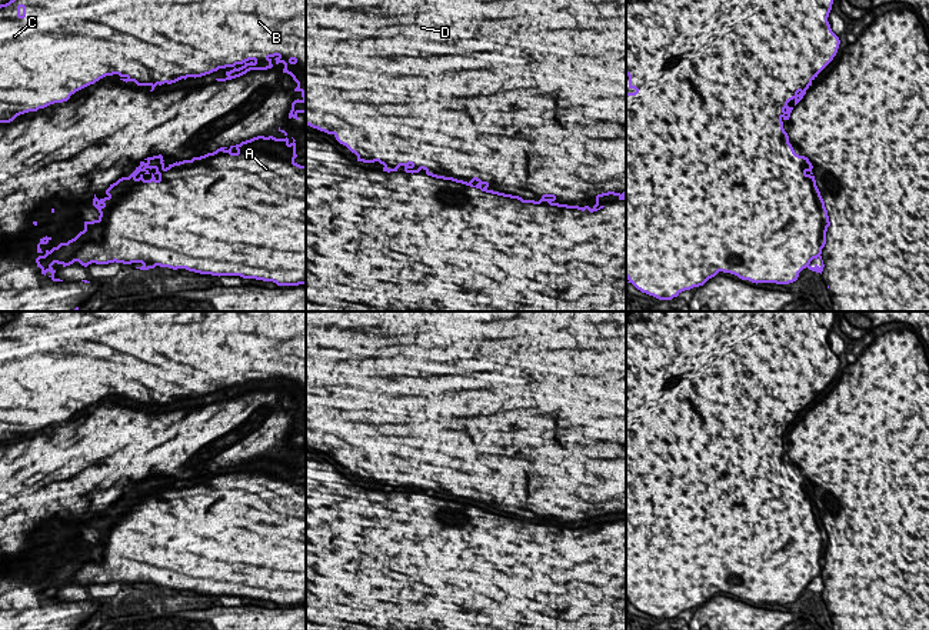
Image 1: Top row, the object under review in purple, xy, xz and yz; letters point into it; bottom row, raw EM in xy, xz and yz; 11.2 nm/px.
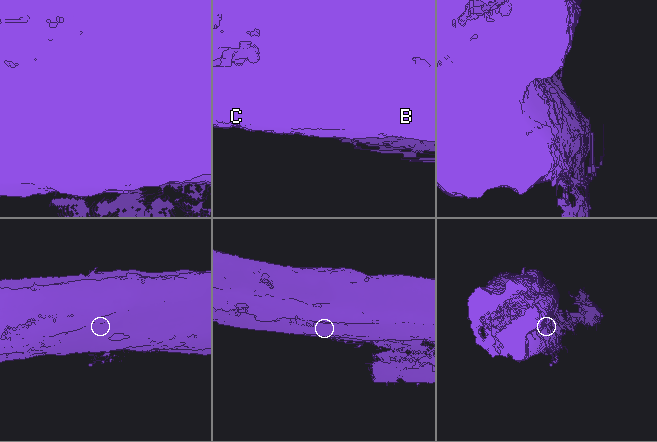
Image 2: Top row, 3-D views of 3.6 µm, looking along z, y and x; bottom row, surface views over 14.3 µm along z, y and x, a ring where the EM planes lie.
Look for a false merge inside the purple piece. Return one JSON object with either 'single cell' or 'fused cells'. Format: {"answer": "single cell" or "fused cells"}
{"answer": "fused cells"}

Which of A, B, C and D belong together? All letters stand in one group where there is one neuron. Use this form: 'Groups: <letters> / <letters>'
Groups: A / B C D

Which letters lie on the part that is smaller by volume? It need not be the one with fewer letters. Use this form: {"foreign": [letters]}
{"foreign": ["A"]}

